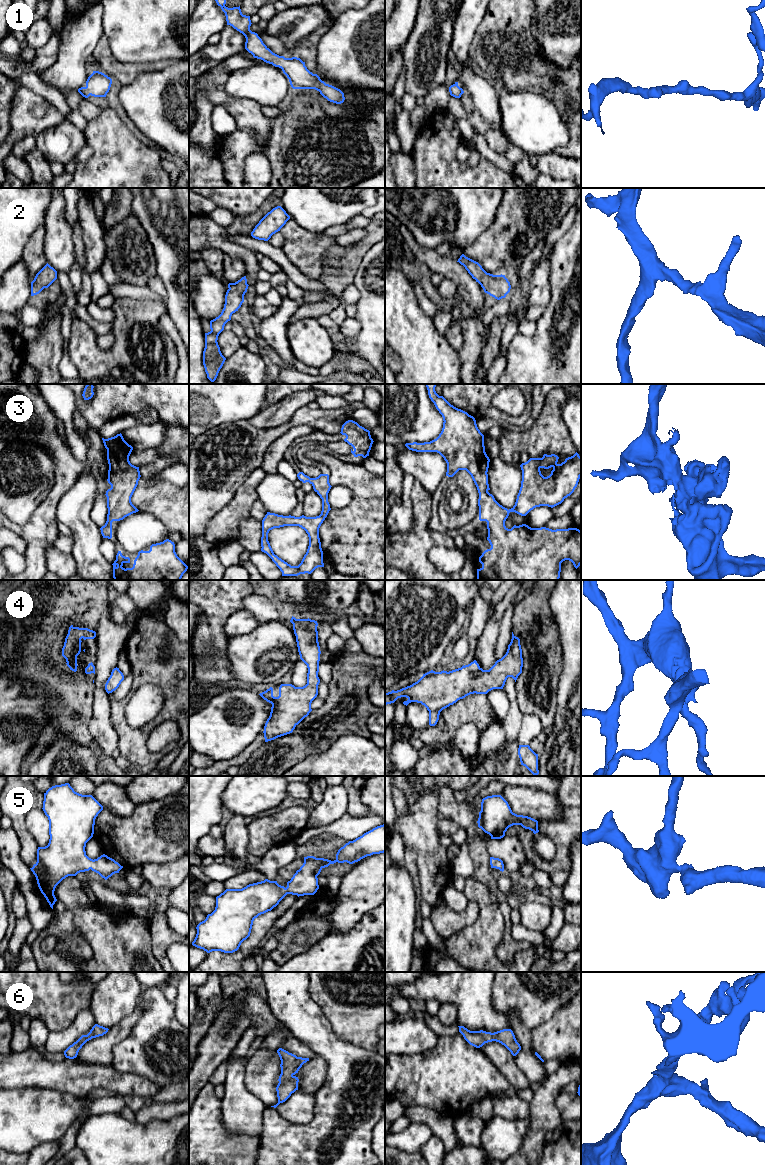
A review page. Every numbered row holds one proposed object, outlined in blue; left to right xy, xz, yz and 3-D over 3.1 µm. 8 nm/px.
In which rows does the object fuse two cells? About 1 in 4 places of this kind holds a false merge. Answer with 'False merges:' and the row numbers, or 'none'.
False merges: none

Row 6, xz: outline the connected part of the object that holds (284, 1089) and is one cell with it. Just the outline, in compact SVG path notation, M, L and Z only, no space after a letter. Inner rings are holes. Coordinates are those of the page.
M279 1048L277 1053L281 1060L281 1074L279 1076L279 1083L276 1087L278 1103L274 1106L276 1108L280 1103L285 1102L292 1093L298 1090L298 1077L295 1076L304 1063L309 1061L309 1058L297 1057L288 1051Z

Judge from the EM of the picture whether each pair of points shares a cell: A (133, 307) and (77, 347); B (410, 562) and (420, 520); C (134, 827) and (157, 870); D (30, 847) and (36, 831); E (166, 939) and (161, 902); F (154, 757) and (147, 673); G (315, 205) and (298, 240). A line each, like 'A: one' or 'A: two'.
A: one
B: one
C: two
D: two
E: one
F: one
G: two

